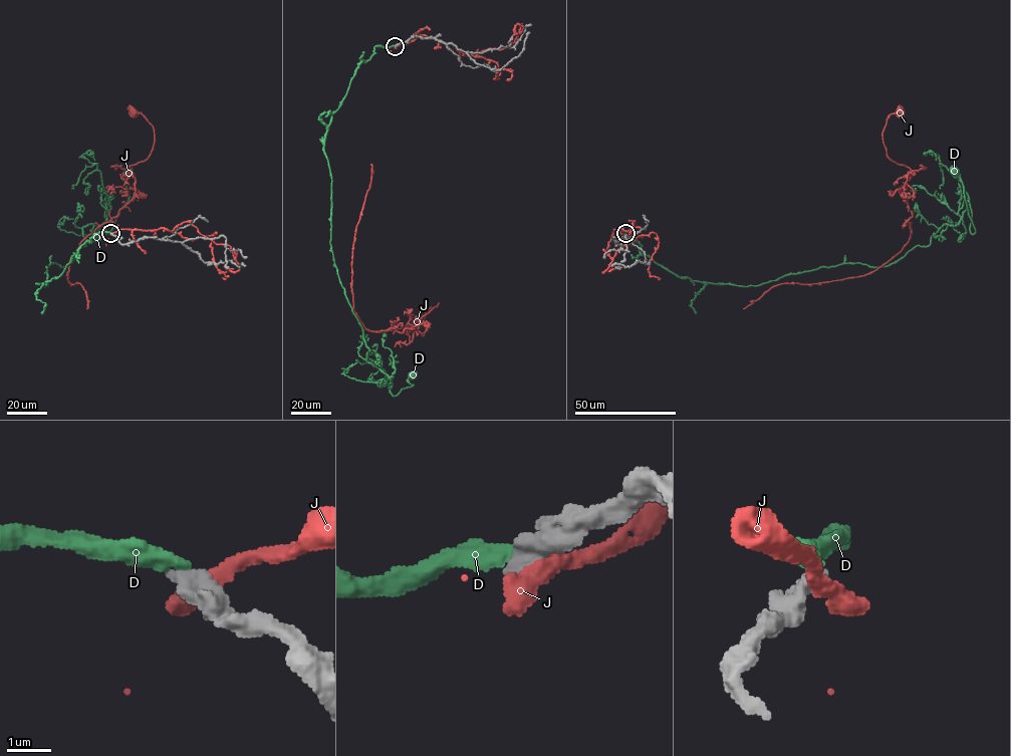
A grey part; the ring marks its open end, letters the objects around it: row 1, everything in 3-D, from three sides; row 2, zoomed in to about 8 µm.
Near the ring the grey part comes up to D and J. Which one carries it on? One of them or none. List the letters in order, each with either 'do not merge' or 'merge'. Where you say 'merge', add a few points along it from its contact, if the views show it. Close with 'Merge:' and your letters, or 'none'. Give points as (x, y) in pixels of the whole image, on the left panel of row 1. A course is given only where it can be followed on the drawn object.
D: do not merge
J: do not merge
Merge: none

